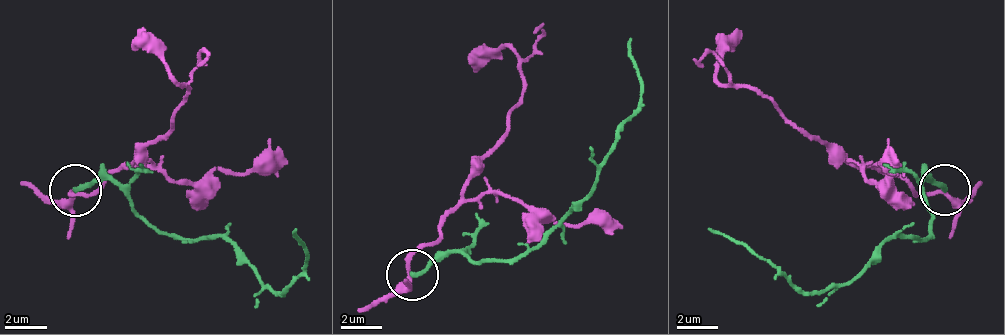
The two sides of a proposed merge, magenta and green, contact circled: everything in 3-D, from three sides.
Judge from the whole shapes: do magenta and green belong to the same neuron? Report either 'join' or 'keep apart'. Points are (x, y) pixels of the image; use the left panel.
keep apart

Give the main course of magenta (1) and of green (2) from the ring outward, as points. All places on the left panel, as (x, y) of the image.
1: (74, 189), (84, 194), (126, 168), (172, 126), (188, 95), (162, 54), (136, 28)
2: (74, 189), (110, 178), (152, 225), (193, 240), (219, 235), (266, 287), (281, 292), (307, 266), (297, 230)

